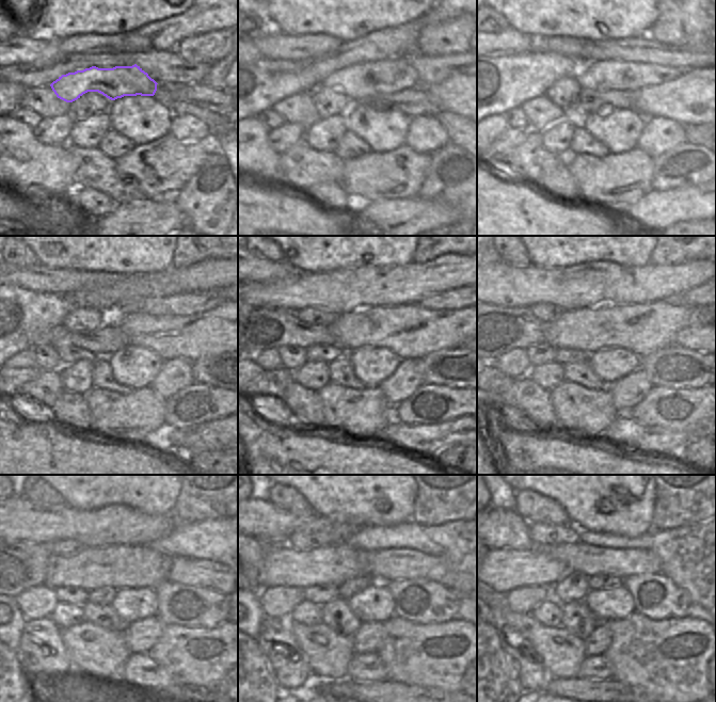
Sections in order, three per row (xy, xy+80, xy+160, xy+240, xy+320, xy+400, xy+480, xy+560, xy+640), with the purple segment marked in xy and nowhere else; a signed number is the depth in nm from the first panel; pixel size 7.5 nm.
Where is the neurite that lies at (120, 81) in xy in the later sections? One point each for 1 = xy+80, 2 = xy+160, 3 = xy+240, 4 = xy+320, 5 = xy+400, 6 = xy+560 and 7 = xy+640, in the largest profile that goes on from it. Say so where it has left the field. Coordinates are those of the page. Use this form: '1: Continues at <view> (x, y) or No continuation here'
1: Continues at xy+80 (360, 82)
2: Continues at xy+160 (603, 76)
3: Continues at xy+240 (188, 303)
4: Continues at xy+320 (455, 299)
5: Continues at xy+400 (694, 298)
6: No continuation here
7: No continuation here.

